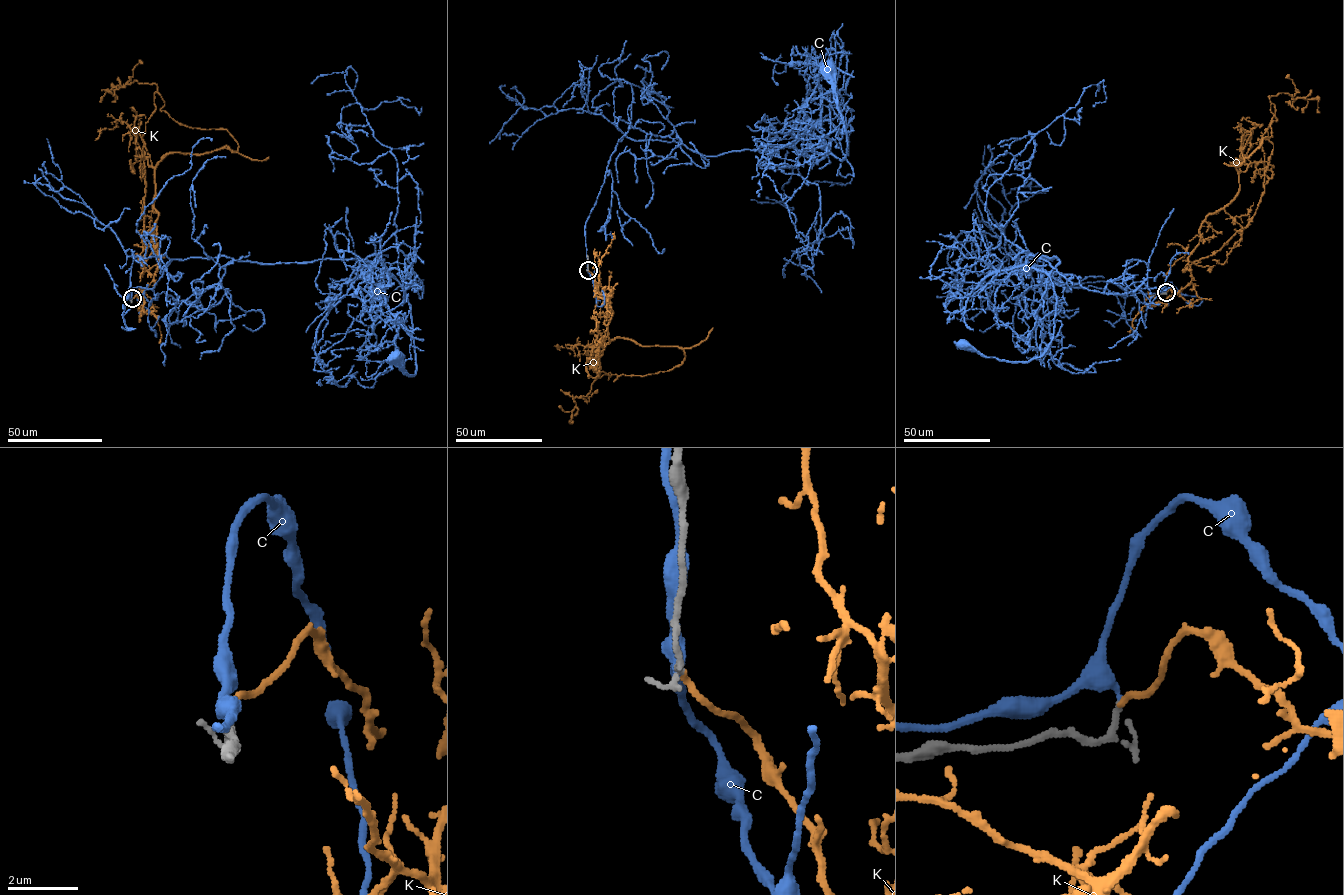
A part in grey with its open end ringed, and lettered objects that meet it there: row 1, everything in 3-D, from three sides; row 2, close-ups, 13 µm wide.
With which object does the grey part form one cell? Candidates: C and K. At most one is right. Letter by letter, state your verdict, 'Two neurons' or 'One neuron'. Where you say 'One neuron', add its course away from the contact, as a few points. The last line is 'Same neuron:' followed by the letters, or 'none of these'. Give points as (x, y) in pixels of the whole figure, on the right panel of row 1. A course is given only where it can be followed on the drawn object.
C: Two neurons
K: One neuron. Its course: (1166, 292), (1191, 280), (1199, 227), (1238, 174), (1254, 162), (1264, 174), (1269, 96), (1316, 98), (1317, 111)
Same neuron: K

